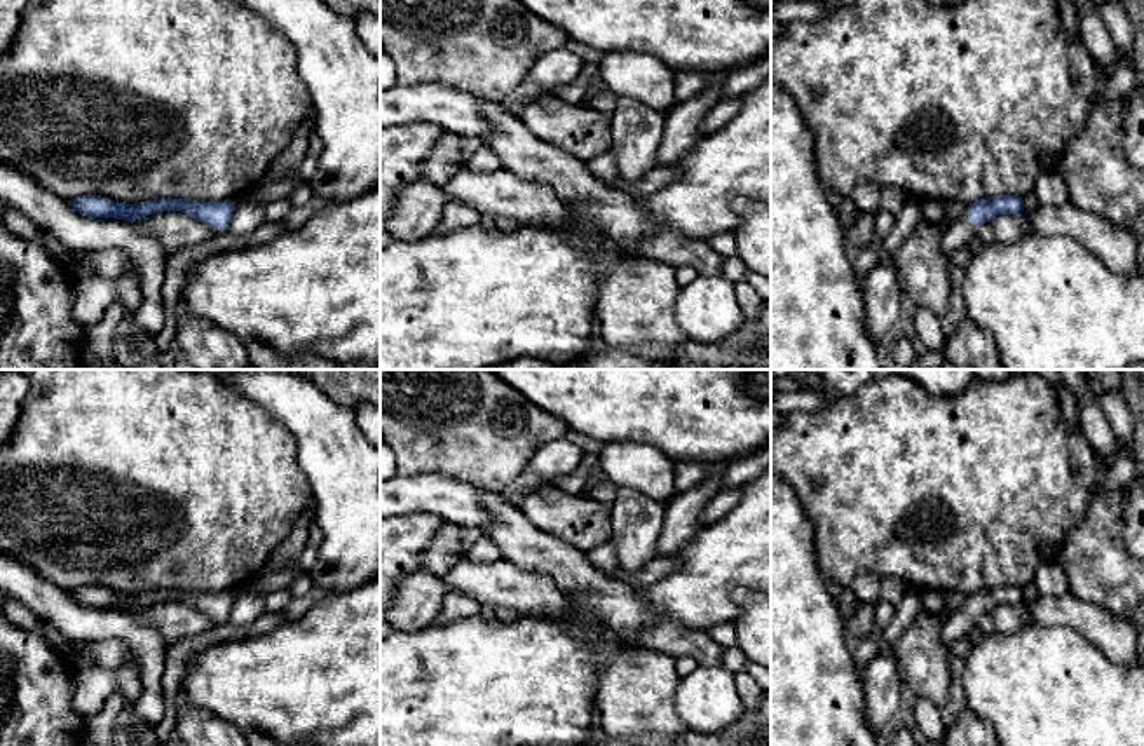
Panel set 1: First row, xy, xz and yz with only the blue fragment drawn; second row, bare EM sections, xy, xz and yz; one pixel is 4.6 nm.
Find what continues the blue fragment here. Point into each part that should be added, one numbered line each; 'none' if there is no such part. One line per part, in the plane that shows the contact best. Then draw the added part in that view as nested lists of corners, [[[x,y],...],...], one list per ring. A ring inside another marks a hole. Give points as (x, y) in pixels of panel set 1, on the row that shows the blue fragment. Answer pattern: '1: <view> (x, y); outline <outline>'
1: yz (958, 234); outline [[[968,218],[949,223],[942,237],[942,251],[949,258],[956,249],[966,246],[975,237],[975,227]]]

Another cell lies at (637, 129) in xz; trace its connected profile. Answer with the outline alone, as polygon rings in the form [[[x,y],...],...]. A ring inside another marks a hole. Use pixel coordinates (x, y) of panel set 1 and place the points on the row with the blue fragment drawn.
[[[616,96],[612,112],[612,145],[619,178],[640,181],[654,166],[663,139],[666,113],[635,98]]]

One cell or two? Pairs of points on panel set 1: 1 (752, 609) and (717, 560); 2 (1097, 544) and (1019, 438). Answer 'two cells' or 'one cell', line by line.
1: two cells
2: two cells

